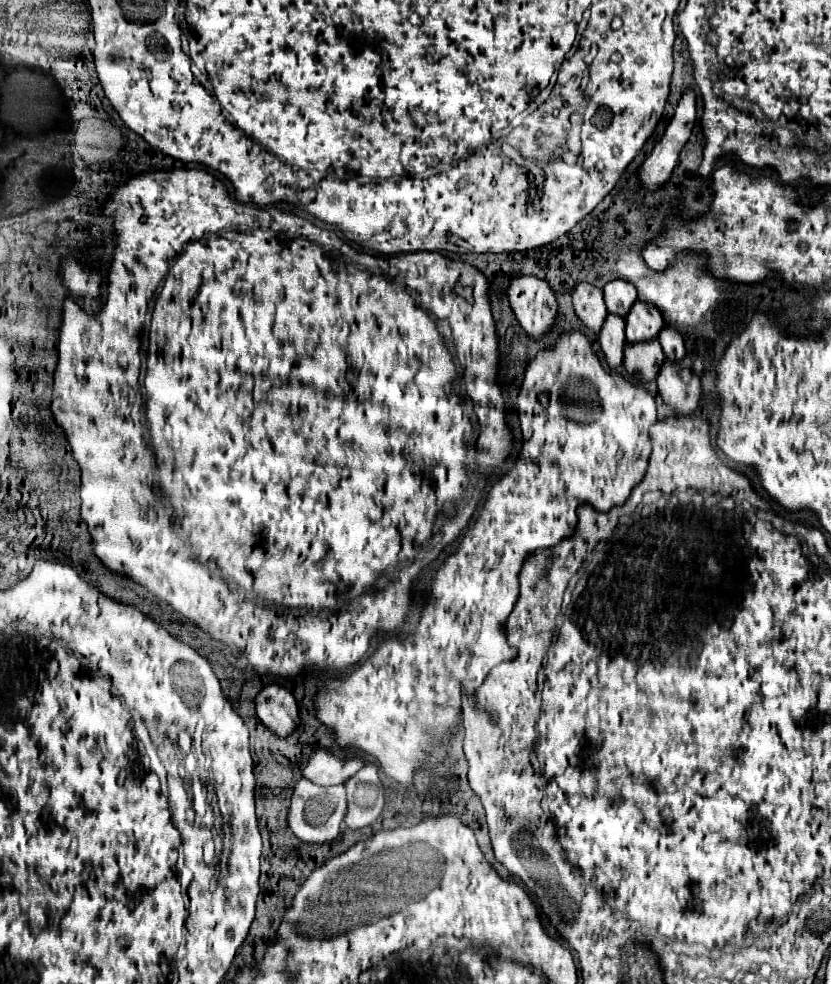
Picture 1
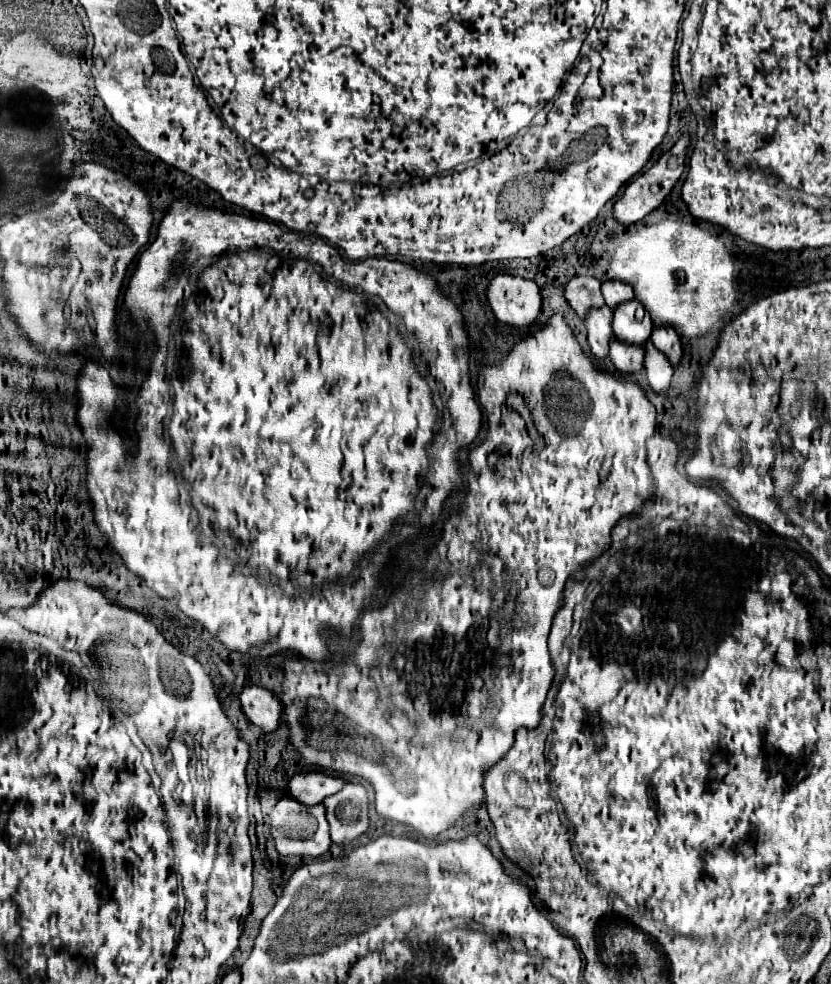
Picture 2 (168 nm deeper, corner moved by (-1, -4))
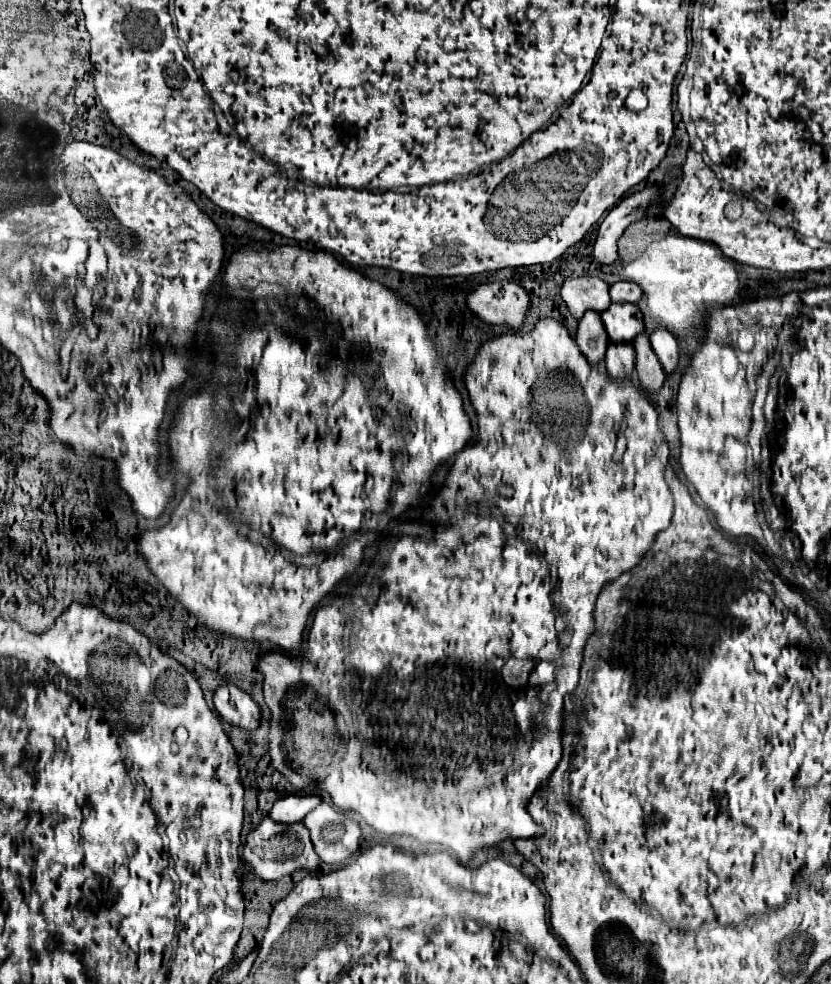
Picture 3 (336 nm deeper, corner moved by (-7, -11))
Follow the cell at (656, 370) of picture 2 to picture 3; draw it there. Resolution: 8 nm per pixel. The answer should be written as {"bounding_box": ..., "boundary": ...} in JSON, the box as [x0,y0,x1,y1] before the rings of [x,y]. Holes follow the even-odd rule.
{"bounding_box":[631,333,665,391],"boundary":[[[641,333],[635,341],[631,341],[631,345],[635,349],[635,371],[641,387],[647,391],[657,391],[665,381],[665,373],[651,349],[651,343],[647,341],[647,335]]]}

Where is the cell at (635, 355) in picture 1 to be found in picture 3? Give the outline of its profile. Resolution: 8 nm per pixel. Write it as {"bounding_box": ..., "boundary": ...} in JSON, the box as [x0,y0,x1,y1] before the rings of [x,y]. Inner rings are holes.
{"bounding_box":[605,343,635,377],"boundary":[[[609,343],[605,351],[605,367],[607,373],[617,377],[629,377],[635,369],[635,351],[631,343]]]}

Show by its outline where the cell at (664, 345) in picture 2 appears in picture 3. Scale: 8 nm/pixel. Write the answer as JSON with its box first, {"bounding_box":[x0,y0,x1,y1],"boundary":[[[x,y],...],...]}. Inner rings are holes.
{"bounding_box":[651,329,679,375],"boundary":[[[655,329],[651,335],[651,347],[655,351],[655,355],[659,357],[661,365],[663,365],[663,371],[669,375],[673,373],[673,369],[677,367],[677,361],[679,361],[679,353],[677,353],[677,341],[675,337],[667,331],[667,329]]]}

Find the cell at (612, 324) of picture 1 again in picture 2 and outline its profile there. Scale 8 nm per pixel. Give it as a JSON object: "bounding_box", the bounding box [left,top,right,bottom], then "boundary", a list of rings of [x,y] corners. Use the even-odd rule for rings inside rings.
{"bounding_box":[585,306,613,360],"boundary":[[[603,306],[597,310],[591,310],[587,314],[585,326],[587,326],[587,340],[591,346],[591,352],[597,360],[603,360],[609,354],[609,338],[613,338],[613,316],[611,316],[611,308]]]}

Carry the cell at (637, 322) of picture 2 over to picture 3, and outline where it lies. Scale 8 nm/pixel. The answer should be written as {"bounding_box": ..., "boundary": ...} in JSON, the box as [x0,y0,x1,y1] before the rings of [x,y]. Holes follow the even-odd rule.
{"bounding_box":[601,303,643,343],"boundary":[[[611,303],[603,313],[601,321],[605,325],[609,341],[623,343],[633,341],[639,333],[643,333],[643,317],[635,305],[629,303]]]}

